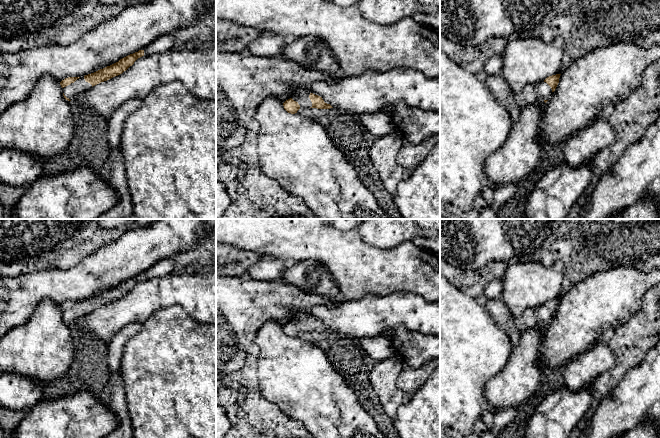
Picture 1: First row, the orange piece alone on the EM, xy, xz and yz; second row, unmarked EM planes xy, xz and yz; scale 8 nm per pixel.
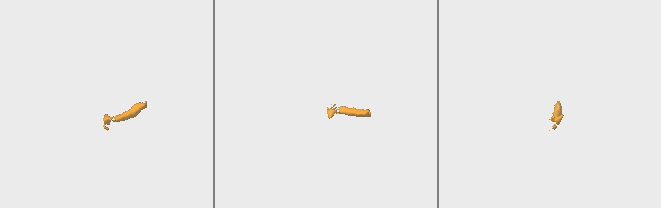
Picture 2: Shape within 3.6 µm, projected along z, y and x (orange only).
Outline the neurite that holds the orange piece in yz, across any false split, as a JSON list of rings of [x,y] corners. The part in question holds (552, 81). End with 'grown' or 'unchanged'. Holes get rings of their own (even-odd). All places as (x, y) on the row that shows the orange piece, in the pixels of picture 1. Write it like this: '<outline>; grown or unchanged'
[[[561,74],[552,75],[542,82],[528,84],[520,93],[515,94],[515,100],[520,109],[525,109],[538,99],[543,99],[546,103],[557,87],[560,75]]]; grown

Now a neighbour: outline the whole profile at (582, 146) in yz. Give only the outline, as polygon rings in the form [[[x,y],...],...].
[[[598,115],[587,127],[580,129],[565,141],[564,160],[571,167],[590,162],[614,140],[613,128]]]

